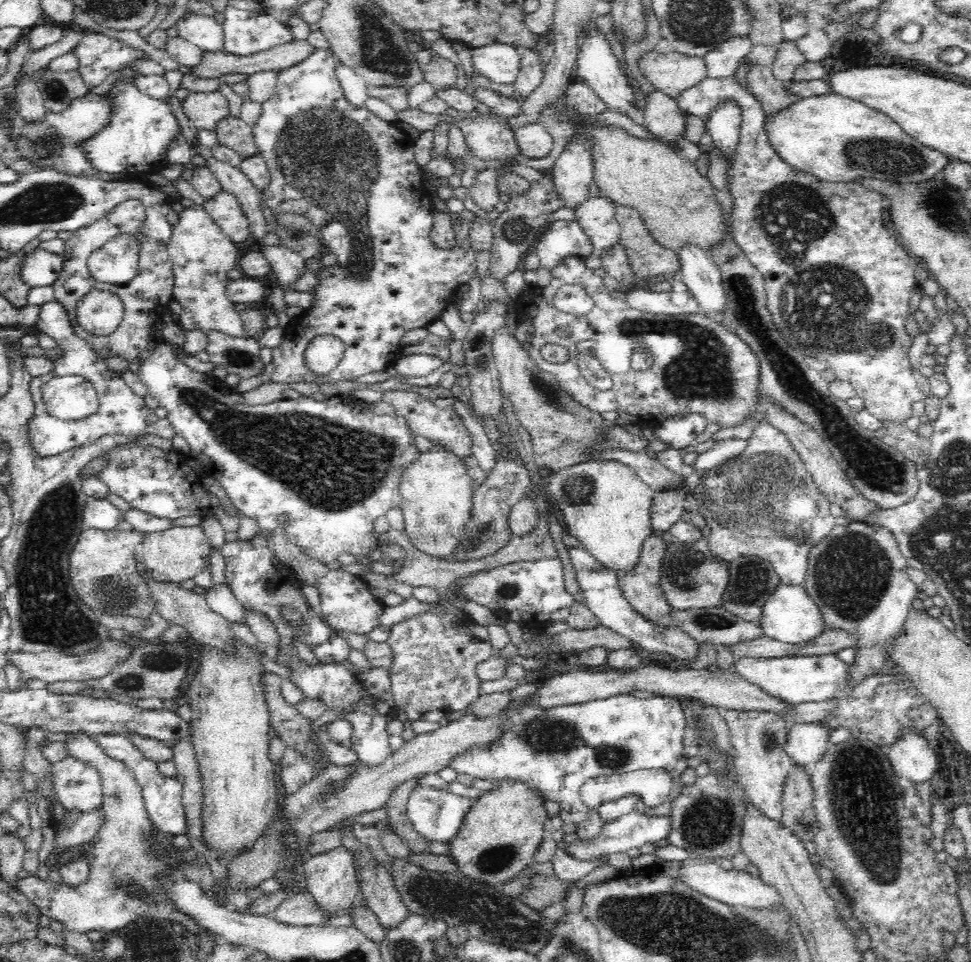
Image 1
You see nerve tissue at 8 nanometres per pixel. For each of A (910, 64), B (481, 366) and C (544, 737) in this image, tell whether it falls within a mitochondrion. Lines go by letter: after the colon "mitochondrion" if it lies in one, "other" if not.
A: other
B: mitochondrion
C: mitochondrion

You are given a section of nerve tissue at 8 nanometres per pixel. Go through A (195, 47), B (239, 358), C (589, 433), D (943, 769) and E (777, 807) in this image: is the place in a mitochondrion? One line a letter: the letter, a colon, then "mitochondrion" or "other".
A: other
B: mitochondrion
C: mitochondrion
D: other
E: other

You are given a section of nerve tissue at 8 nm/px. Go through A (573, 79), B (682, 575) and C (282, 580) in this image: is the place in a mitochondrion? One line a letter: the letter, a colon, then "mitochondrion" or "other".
A: other
B: mitochondrion
C: other

